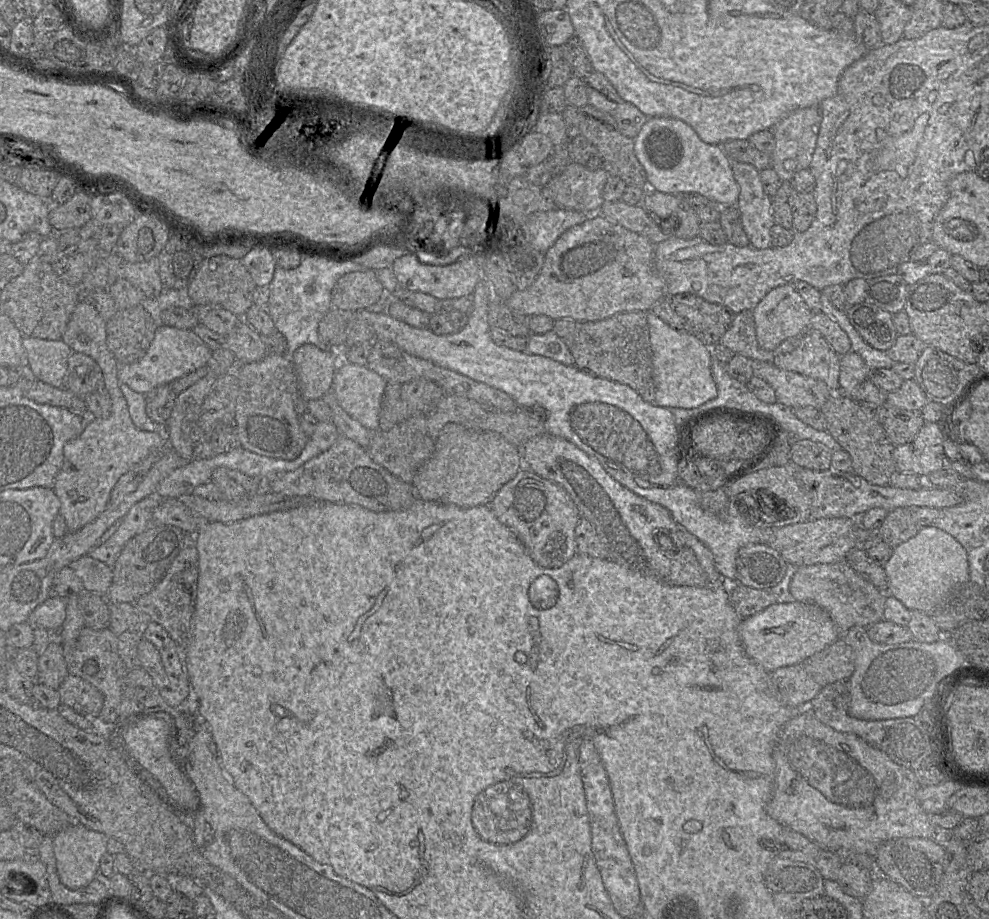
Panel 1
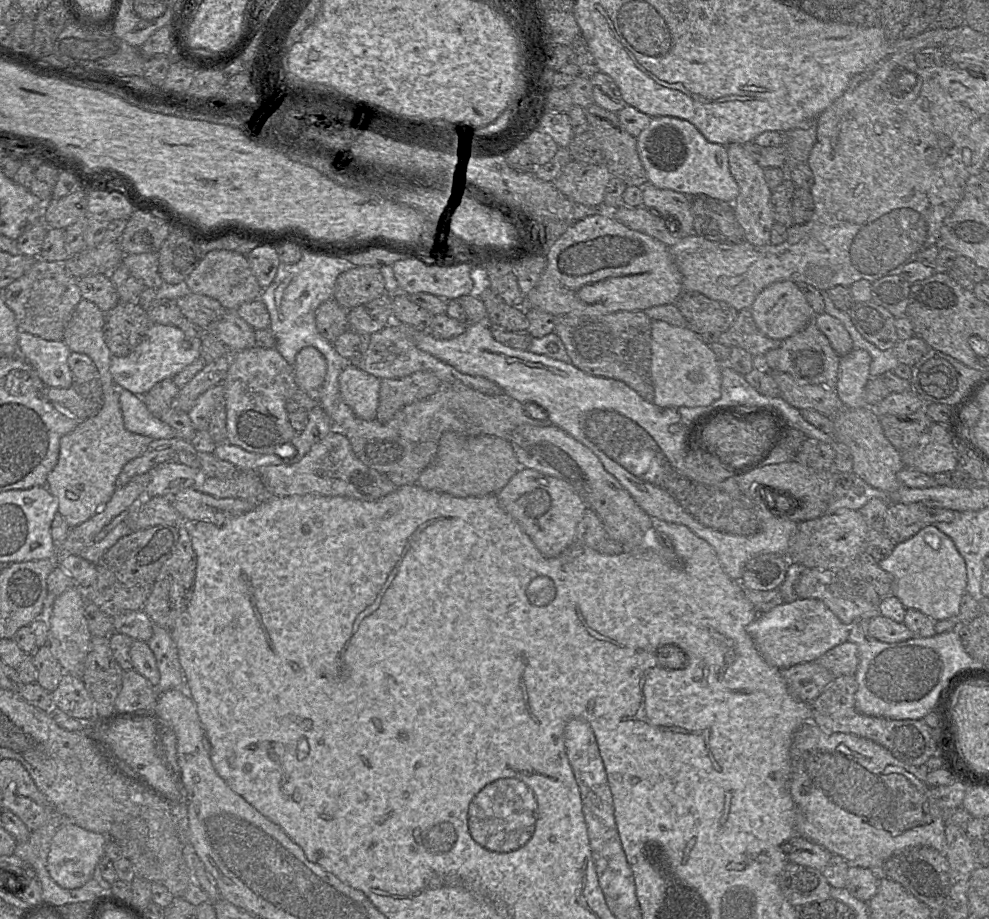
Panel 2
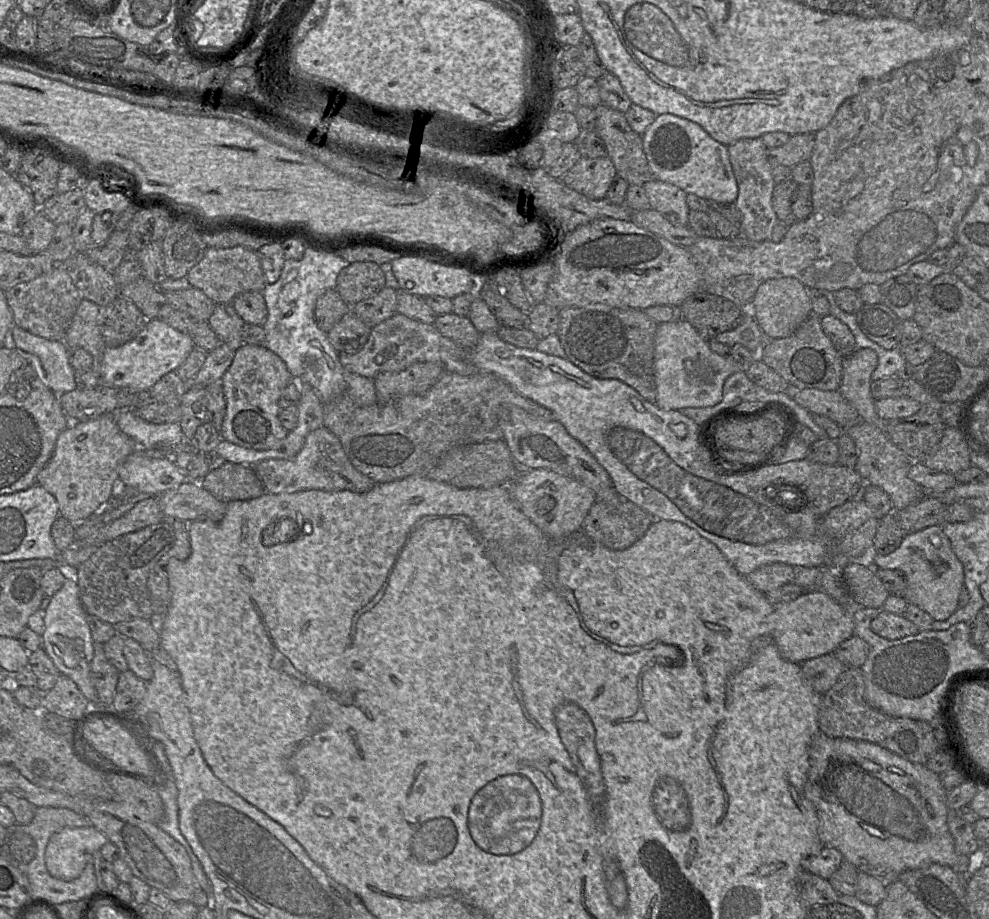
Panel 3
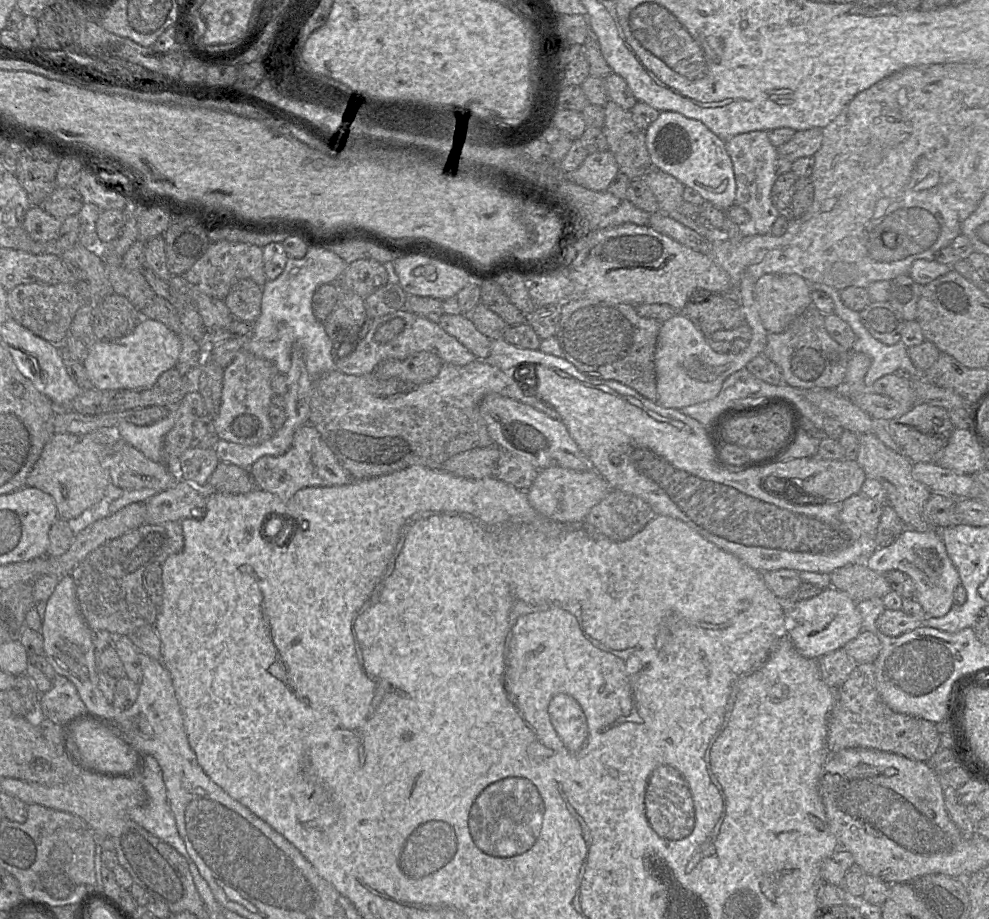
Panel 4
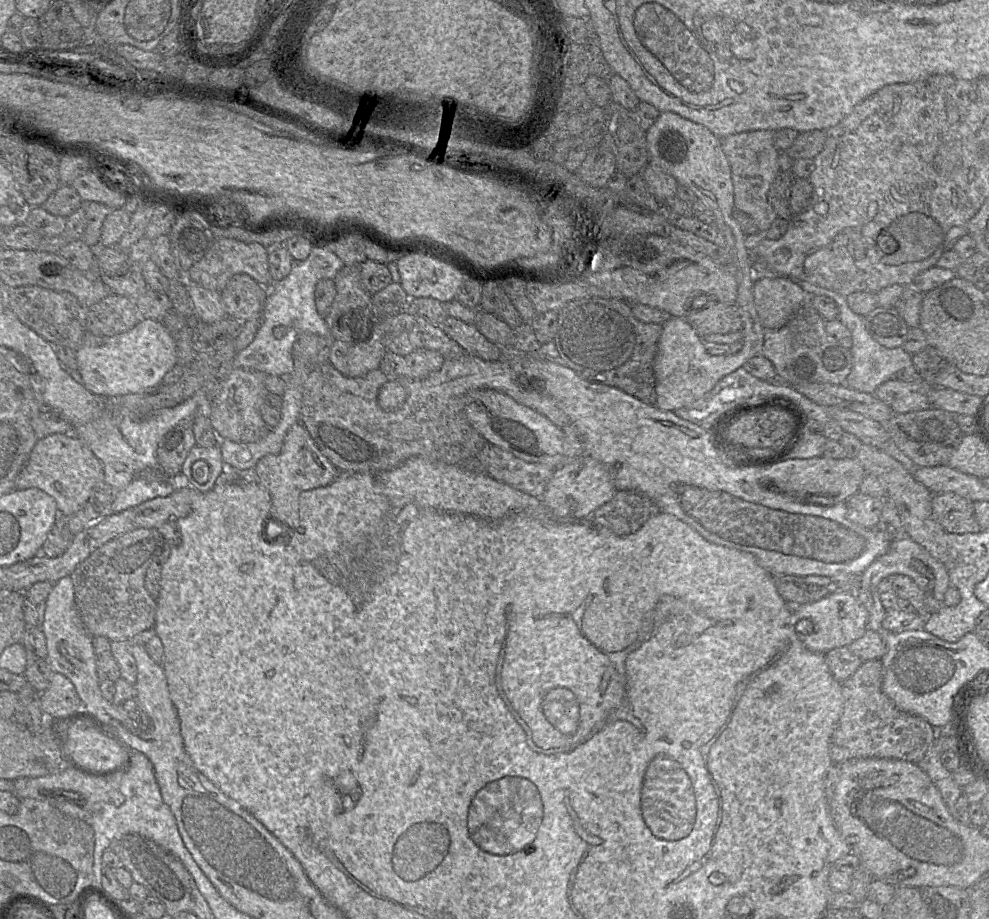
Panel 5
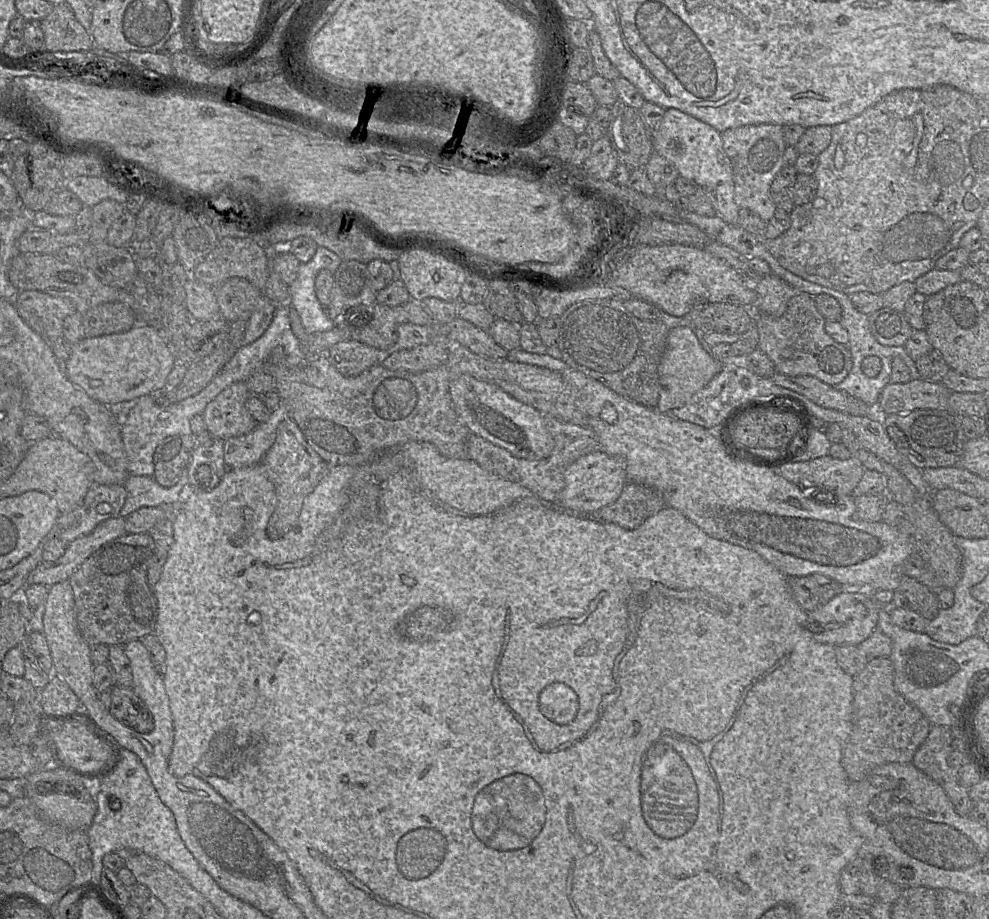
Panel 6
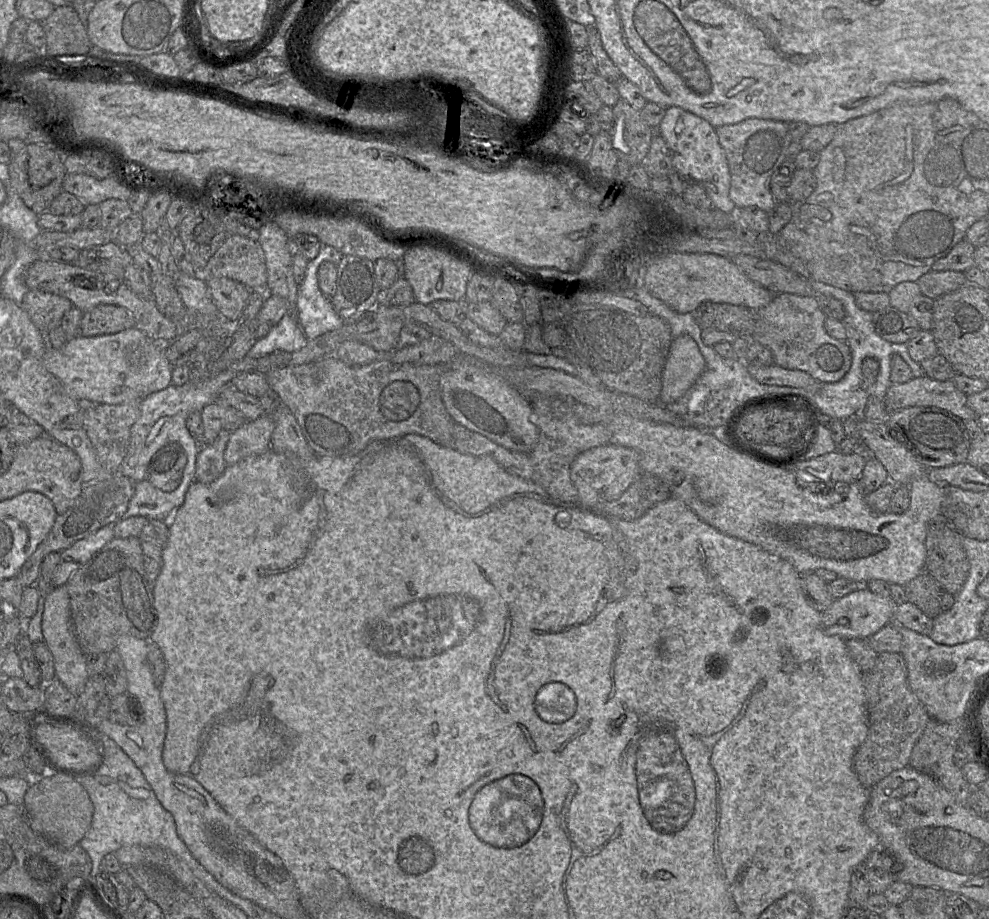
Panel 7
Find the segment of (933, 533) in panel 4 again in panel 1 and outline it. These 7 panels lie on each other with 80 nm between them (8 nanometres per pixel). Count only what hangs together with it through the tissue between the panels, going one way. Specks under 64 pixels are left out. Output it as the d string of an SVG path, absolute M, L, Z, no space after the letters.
M924 526L918 533L896 546L890 559L884 564L888 577L888 594L897 598L909 610L919 610L934 616L952 599L953 594L970 580L967 552L950 534L934 526Z

